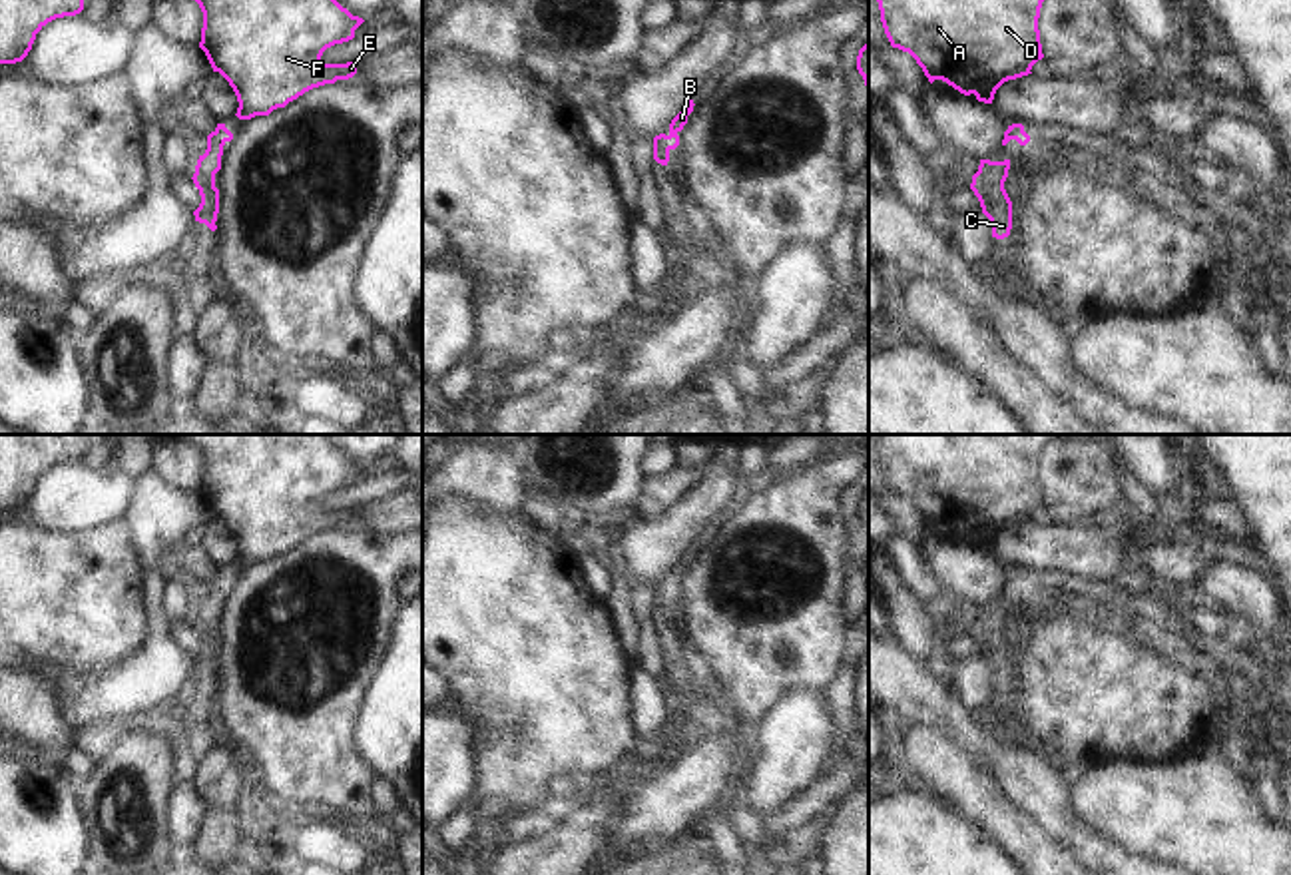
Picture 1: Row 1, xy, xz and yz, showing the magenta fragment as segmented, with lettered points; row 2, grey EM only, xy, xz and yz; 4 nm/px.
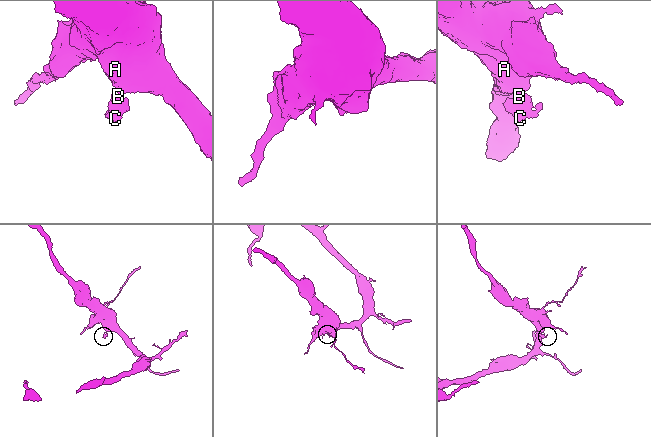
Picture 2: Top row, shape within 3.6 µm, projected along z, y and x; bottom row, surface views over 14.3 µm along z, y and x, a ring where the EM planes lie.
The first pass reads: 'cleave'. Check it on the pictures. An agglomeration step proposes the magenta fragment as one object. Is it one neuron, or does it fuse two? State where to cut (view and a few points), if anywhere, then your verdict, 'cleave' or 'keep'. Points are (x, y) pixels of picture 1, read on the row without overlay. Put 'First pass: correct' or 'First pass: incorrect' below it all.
no cut; keep
First pass: incorrect

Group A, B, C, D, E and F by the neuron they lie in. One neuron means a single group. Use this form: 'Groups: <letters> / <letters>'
Groups: A B C D E F.

